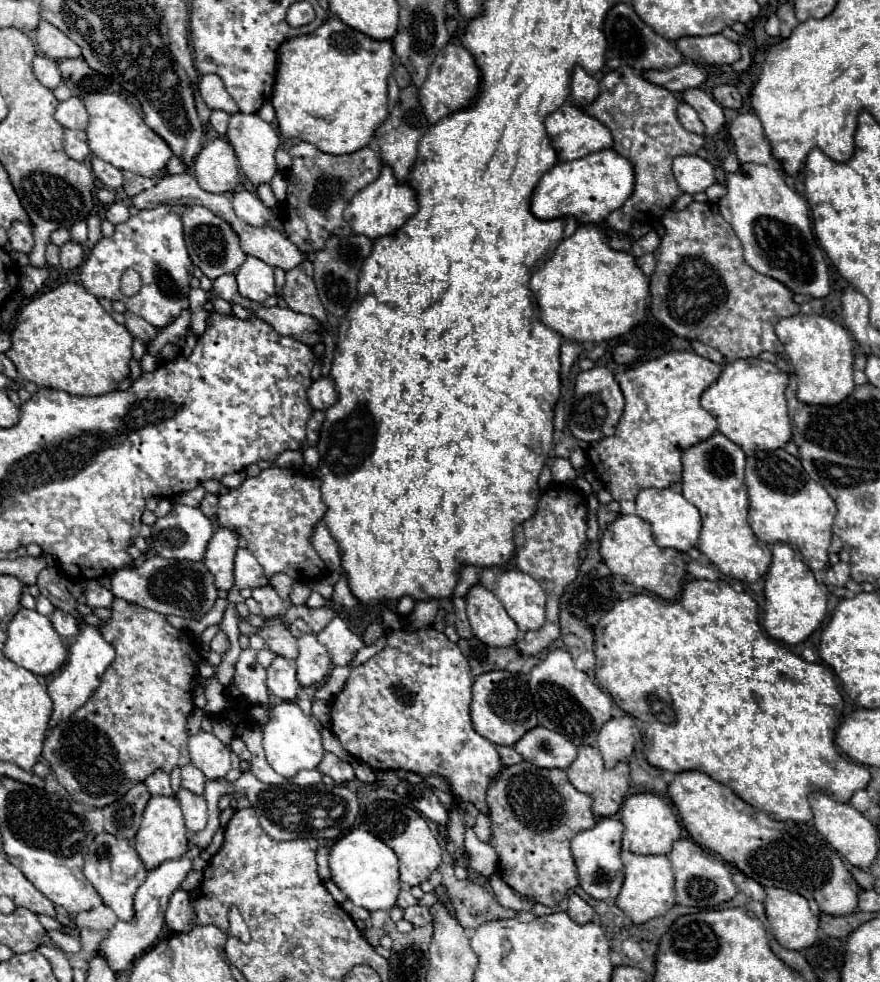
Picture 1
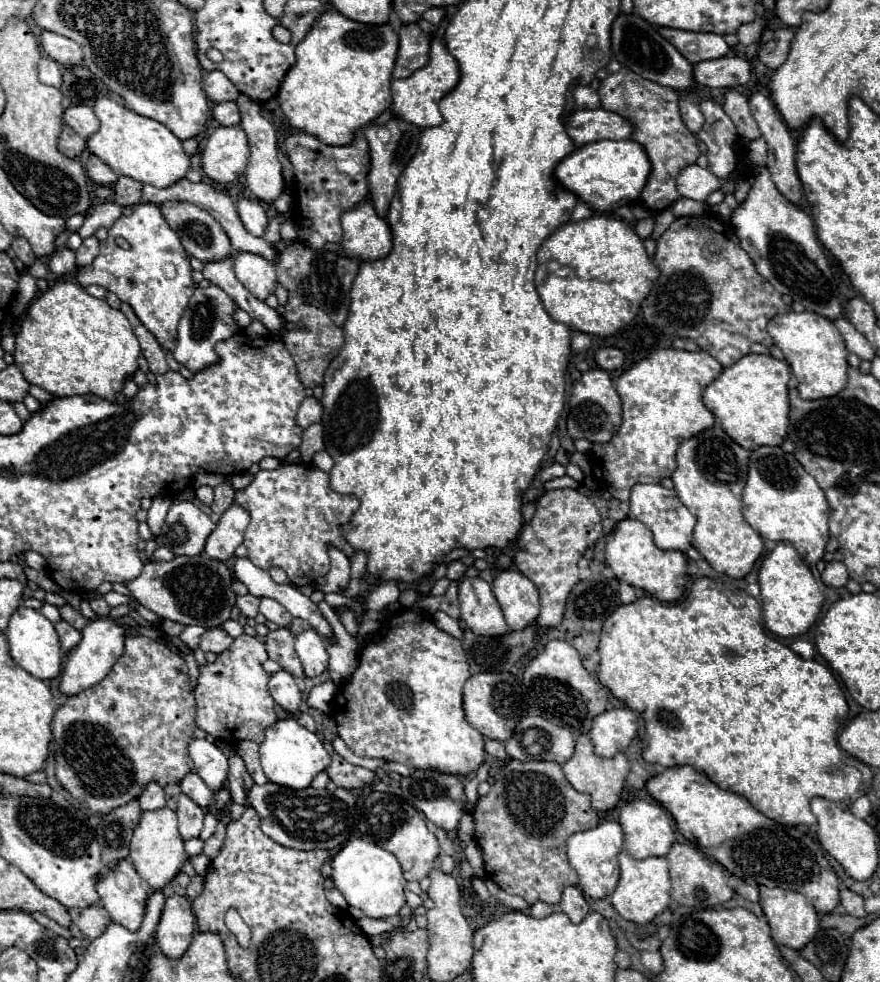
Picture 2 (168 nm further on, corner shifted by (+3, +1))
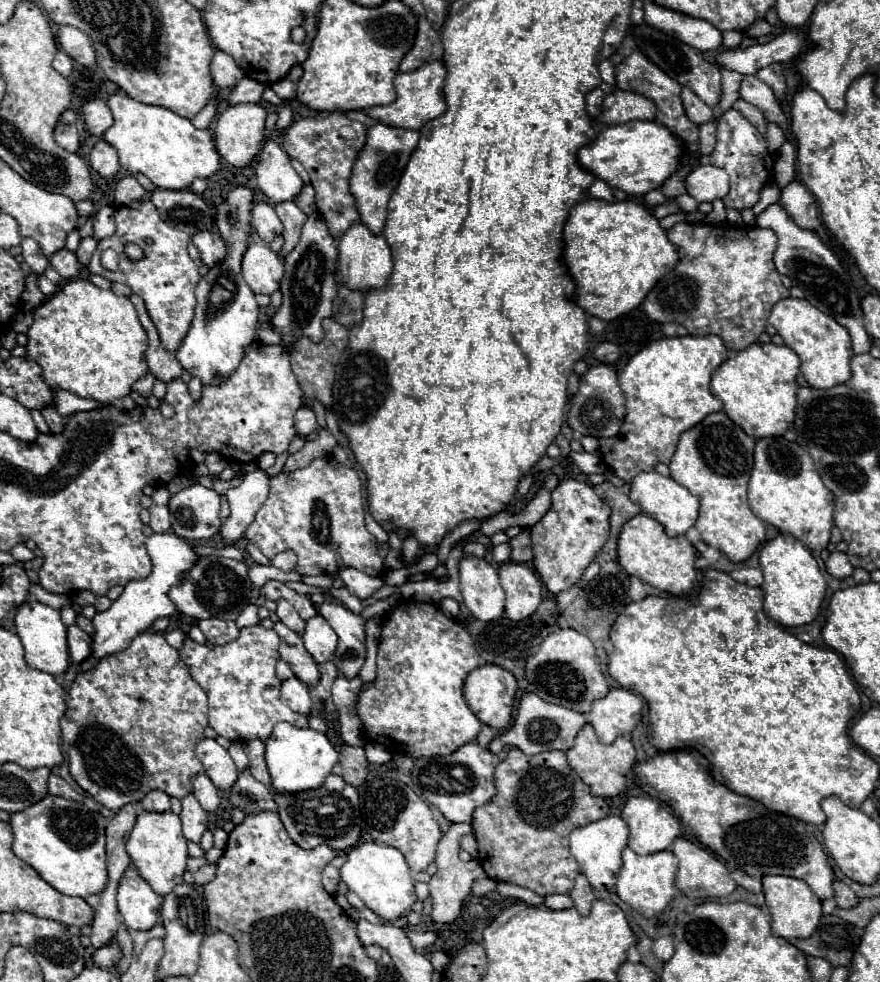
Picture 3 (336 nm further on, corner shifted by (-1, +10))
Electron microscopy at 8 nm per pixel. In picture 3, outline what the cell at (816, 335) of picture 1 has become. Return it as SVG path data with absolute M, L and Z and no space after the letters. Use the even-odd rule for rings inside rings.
M797 298L779 300L779 304L775 304L775 308L771 310L769 324L785 340L785 346L789 346L801 358L803 364L801 372L811 388L833 388L851 378L849 362L853 352L847 328L835 322L835 318L817 310L809 300Z

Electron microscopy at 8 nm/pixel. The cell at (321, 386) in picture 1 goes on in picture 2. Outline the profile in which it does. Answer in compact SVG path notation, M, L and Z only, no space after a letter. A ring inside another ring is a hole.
M307 397L307 399L301 403L295 421L297 421L297 425L299 425L301 429L307 429L309 425L321 421L321 415L323 415L321 403L319 403L315 397Z

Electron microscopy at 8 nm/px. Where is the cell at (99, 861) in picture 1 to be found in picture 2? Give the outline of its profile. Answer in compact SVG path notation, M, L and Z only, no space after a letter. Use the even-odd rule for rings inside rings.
M123 859L105 875L99 877L97 893L113 923L137 931L143 923L143 913L149 897L149 887L141 881L135 867Z

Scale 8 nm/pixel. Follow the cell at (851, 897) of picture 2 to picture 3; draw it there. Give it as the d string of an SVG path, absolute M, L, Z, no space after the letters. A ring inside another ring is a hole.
M837 880L833 884L833 888L835 888L835 902L839 908L853 908L859 904L859 898L855 896L855 892L845 882Z

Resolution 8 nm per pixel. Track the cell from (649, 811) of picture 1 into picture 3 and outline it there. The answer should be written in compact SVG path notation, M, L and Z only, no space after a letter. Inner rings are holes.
M649 796L629 798L621 818L629 826L629 848L643 856L667 850L681 834L679 822L669 808Z

